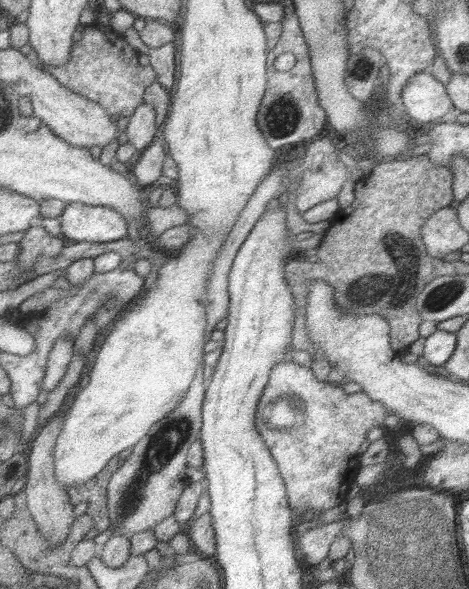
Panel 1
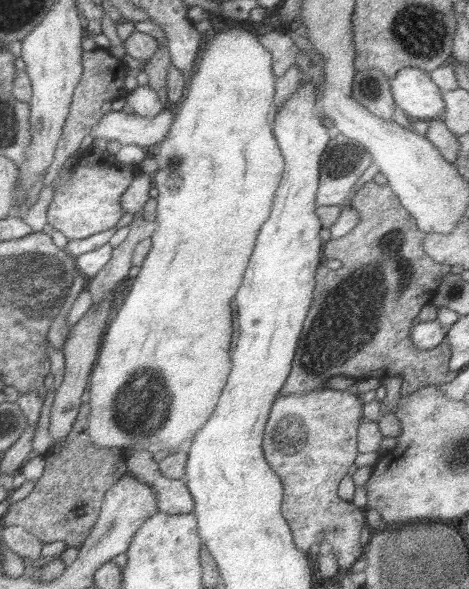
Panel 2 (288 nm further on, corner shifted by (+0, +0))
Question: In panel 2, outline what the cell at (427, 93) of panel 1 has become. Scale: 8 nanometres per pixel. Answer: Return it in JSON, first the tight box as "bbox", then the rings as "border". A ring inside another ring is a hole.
{"bbox":[391,68,443,120],"border":[[[401,68],[391,80],[391,94],[401,112],[411,120],[441,120],[443,92],[421,68]]]}

